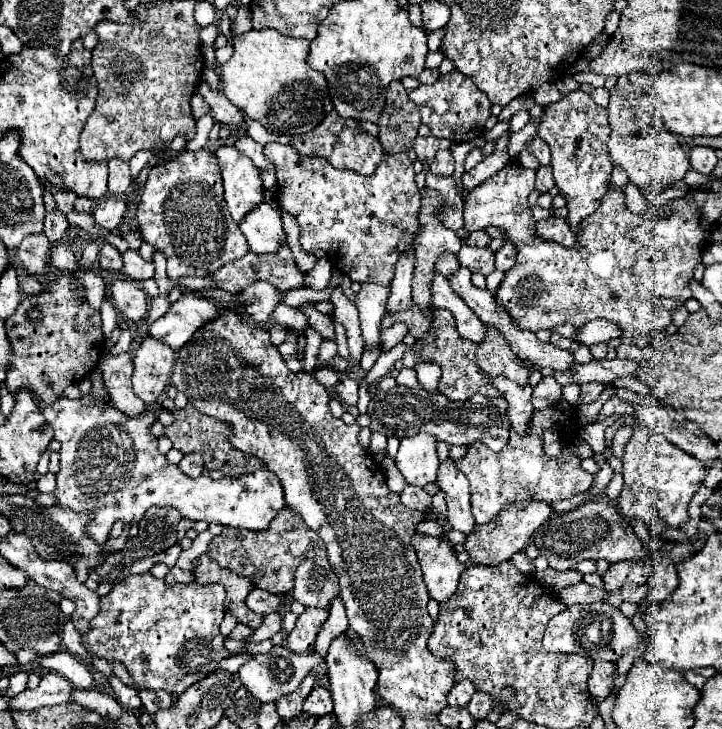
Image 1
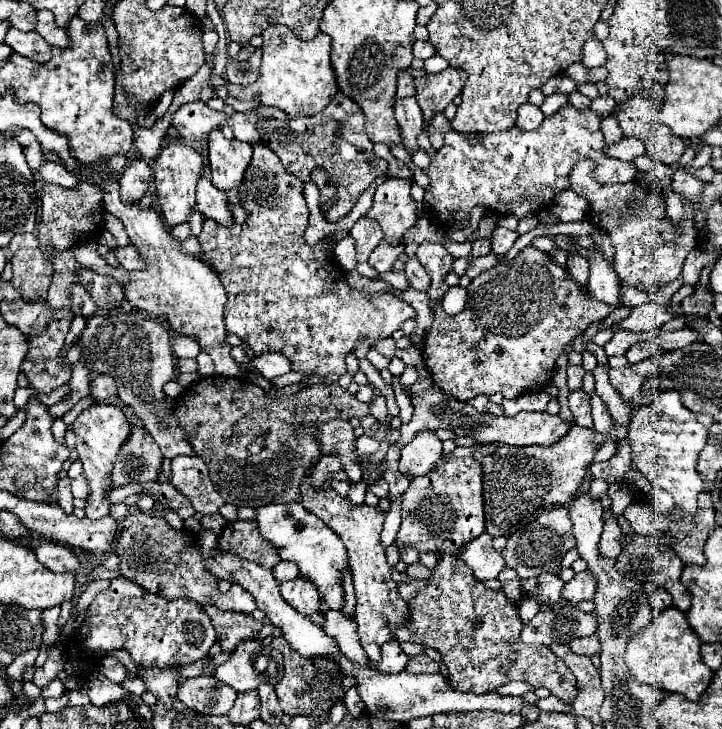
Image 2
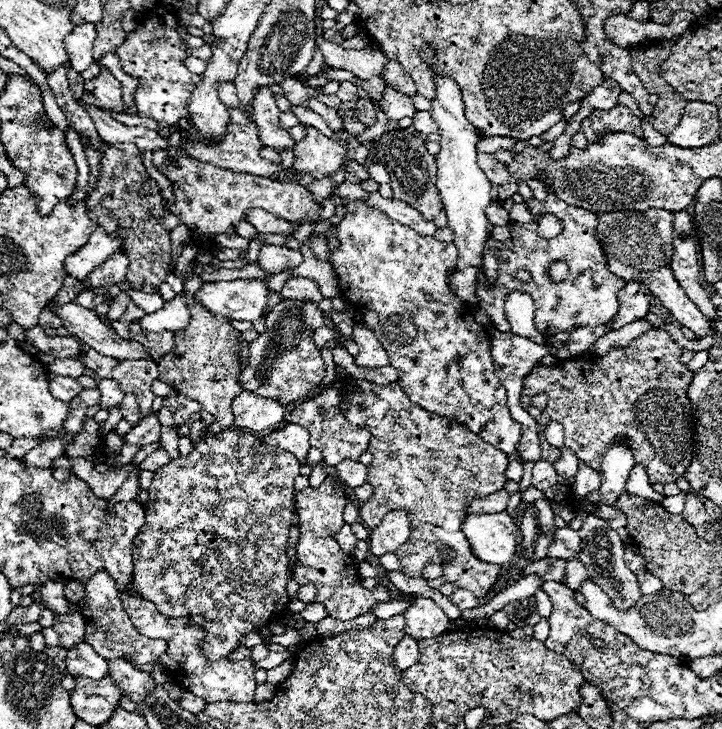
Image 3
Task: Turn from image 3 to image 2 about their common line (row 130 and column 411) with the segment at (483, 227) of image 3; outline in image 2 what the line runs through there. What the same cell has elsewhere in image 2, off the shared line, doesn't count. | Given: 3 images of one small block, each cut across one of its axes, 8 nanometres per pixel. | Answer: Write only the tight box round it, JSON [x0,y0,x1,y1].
[400,432,442,476]

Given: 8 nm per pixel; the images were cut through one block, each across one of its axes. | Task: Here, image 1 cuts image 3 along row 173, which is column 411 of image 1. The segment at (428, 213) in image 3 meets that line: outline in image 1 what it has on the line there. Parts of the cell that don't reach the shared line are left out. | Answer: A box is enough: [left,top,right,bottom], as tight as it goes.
[368,384,510,452]

